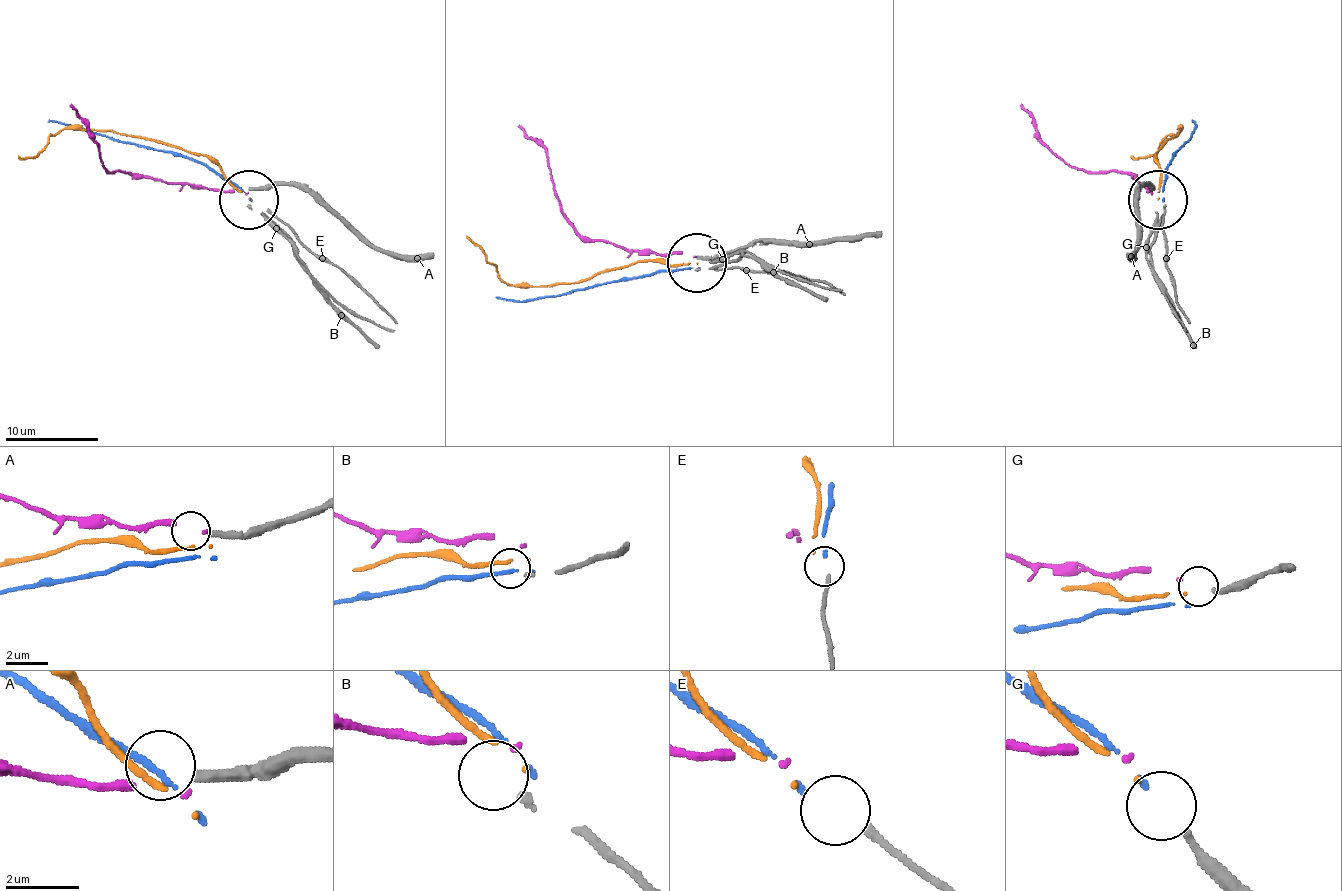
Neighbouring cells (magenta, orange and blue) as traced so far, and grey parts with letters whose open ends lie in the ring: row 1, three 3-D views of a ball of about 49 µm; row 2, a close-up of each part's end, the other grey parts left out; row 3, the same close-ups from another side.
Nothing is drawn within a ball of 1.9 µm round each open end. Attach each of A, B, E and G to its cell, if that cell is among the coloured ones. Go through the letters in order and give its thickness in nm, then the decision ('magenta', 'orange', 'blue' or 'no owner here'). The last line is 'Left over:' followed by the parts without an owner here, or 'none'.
A: 320 nm | no owner here
B: 170 nm | no owner here
E: 200 nm | blue
G: 200 nm | orange
Left over: A, B

